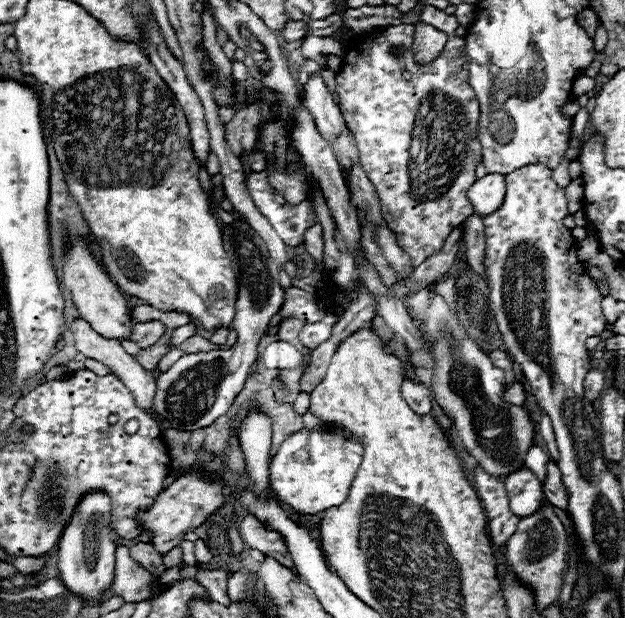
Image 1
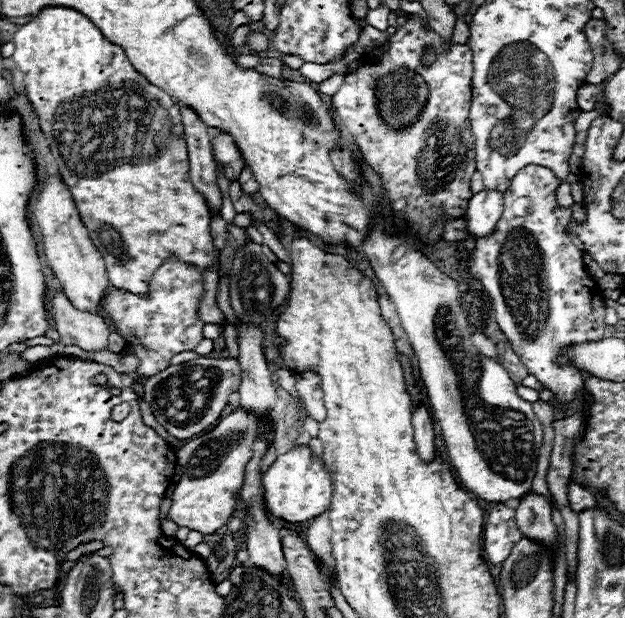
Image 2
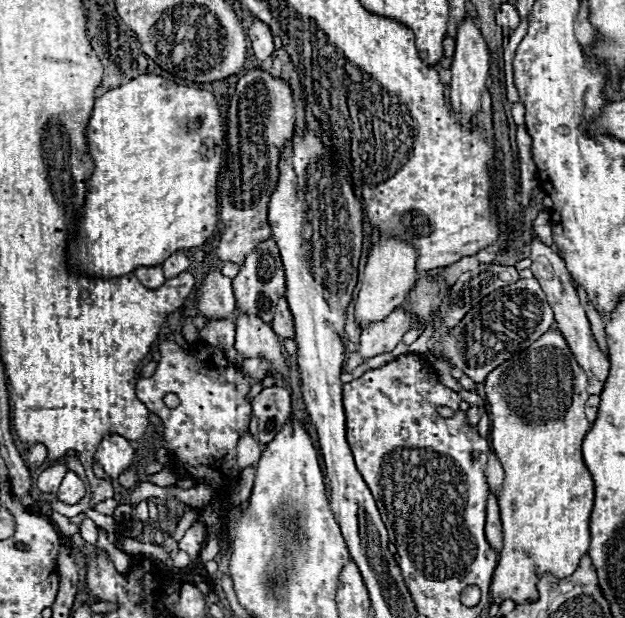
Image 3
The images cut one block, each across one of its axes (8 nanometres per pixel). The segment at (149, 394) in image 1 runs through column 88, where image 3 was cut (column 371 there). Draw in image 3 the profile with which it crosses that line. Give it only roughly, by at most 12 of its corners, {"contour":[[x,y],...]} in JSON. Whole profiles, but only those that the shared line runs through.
{"contour":[[394,310],[362,330],[358,354],[392,352],[410,328],[408,312]]}

